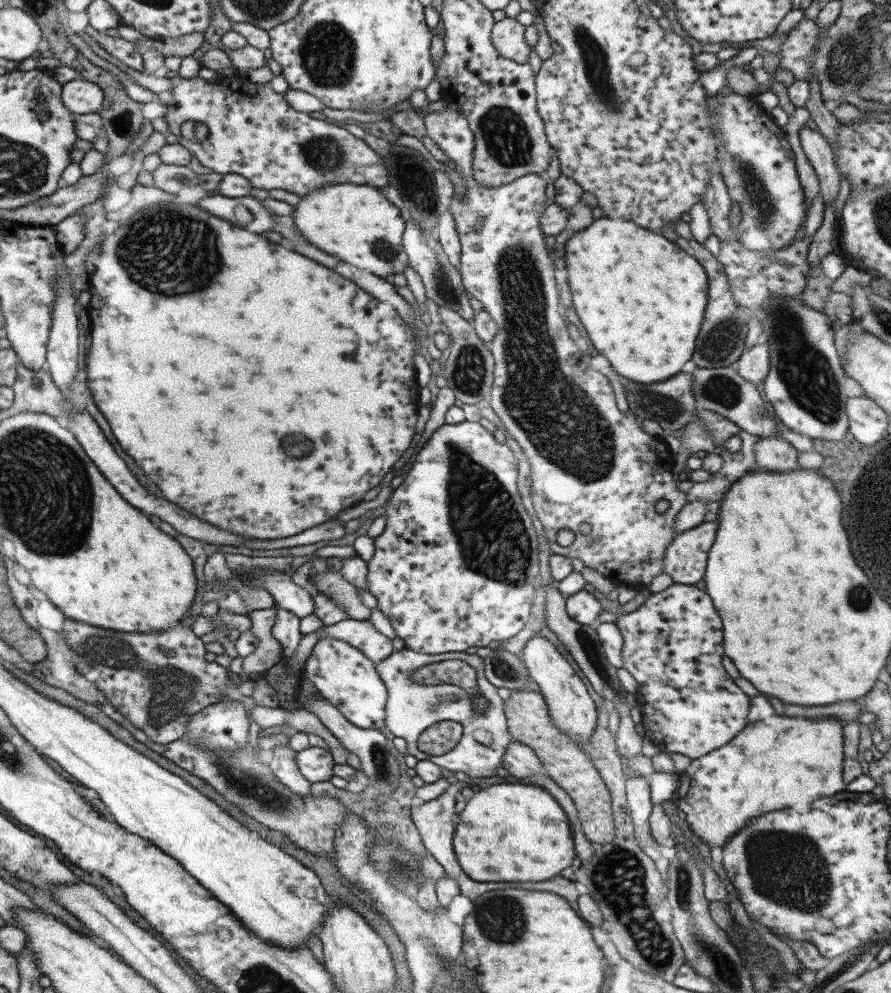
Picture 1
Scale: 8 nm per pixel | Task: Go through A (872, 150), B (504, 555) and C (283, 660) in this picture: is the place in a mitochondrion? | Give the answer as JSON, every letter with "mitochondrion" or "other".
{"A":"other","B":"mitochondrion","C":"other"}

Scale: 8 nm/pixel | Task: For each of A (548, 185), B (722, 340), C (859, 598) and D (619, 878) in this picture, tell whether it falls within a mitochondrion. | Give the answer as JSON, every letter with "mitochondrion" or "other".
{"A":"other","B":"mitochondrion","C":"mitochondrion","D":"mitochondrion"}

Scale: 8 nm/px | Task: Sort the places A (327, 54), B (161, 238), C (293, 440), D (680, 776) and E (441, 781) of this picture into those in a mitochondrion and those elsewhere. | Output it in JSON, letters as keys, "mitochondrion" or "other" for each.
{"A":"mitochondrion","B":"mitochondrion","C":"mitochondrion","D":"other","E":"other"}

